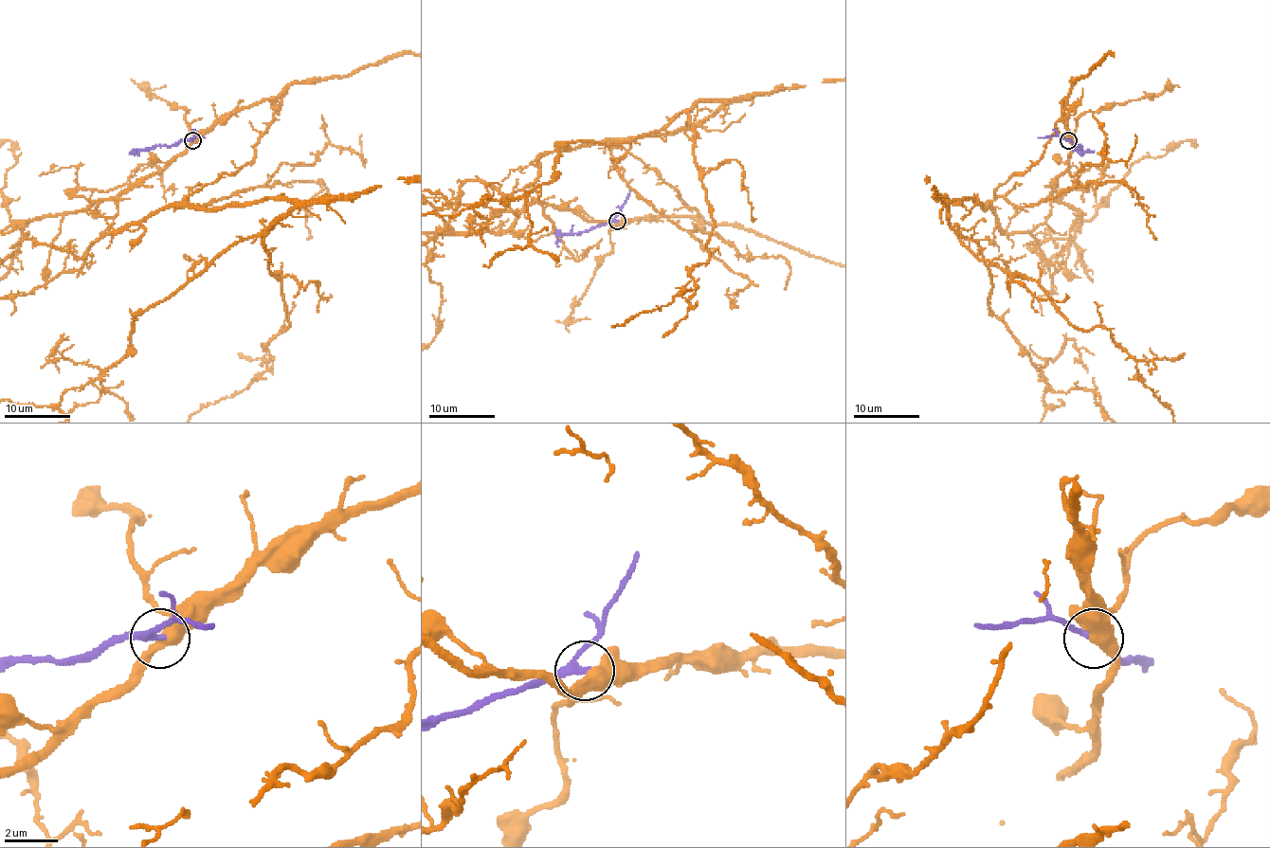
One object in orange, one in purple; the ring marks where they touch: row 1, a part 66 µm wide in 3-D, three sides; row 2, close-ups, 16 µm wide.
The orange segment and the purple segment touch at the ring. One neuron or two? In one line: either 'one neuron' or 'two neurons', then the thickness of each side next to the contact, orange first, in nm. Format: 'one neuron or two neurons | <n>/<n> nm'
two neurons | 480/200 nm

